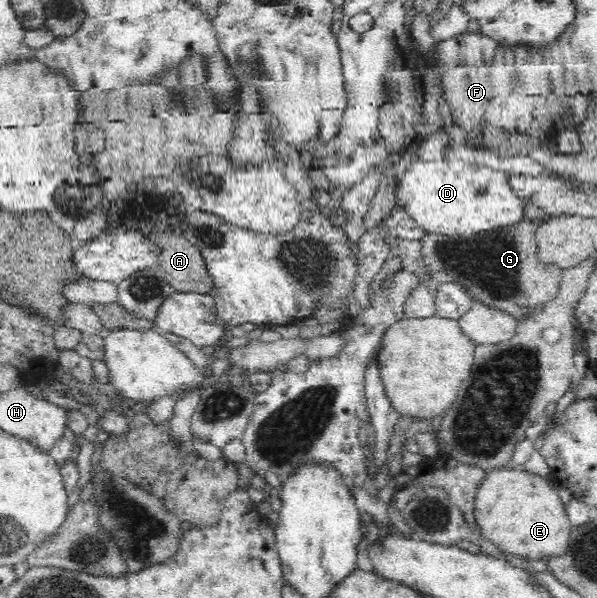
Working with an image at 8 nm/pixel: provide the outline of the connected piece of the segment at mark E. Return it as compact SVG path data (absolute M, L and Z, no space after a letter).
M520 468L489 471L477 490L475 519L481 537L522 560L547 561L551 556L566 554L570 546L573 527L558 492L544 478Z

